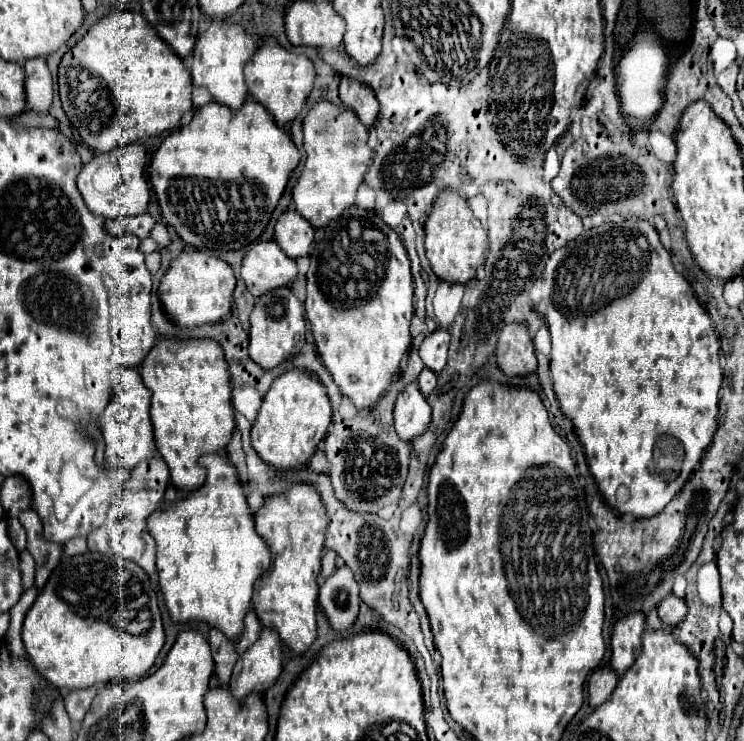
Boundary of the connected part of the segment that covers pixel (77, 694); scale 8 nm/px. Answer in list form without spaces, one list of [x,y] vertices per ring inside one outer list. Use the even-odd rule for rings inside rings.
[[[85,688],[85,690],[73,690],[65,694],[65,710],[71,718],[73,724],[79,724],[83,720],[83,716],[87,714],[93,698],[97,694],[97,688]]]

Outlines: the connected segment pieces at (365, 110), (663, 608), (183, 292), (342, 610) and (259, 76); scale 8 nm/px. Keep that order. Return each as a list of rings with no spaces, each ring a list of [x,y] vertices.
[[[339,78],[339,98],[345,106],[357,112],[359,120],[365,122],[365,126],[373,126],[377,114],[379,114],[379,102],[369,90],[369,86],[361,86],[361,82],[353,82],[353,78]]]
[[[669,594],[669,598],[665,598],[659,606],[657,606],[657,612],[659,612],[659,618],[663,624],[667,626],[677,626],[683,622],[685,614],[687,614],[687,604],[683,598],[675,596],[675,594]]]
[[[185,248],[181,254],[171,262],[165,276],[159,284],[159,298],[169,312],[169,316],[181,326],[201,326],[209,322],[221,322],[233,306],[233,290],[235,290],[235,276],[233,268],[203,250]]]
[[[347,566],[337,568],[319,588],[319,606],[335,630],[349,628],[359,612],[359,586]]]
[[[265,36],[253,52],[253,58],[245,64],[245,78],[251,96],[273,114],[279,126],[287,126],[301,112],[303,102],[313,88],[315,68],[305,54],[295,54],[283,48],[273,36]]]

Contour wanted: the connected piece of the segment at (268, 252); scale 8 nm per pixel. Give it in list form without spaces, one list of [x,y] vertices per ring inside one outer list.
[[[275,240],[257,242],[241,262],[241,278],[253,296],[287,286],[297,276],[299,270],[295,262],[275,244]]]

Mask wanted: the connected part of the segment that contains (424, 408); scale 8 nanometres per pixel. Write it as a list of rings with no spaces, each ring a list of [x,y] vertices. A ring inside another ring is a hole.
[[[411,382],[395,400],[393,420],[397,436],[405,442],[425,432],[431,422],[431,406],[421,396],[415,382]]]

